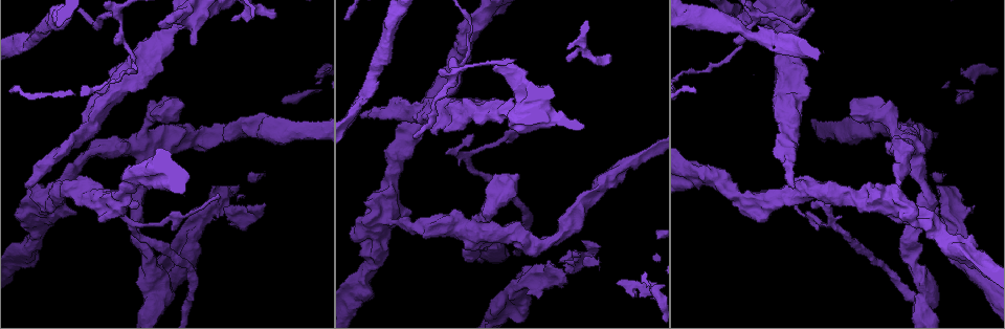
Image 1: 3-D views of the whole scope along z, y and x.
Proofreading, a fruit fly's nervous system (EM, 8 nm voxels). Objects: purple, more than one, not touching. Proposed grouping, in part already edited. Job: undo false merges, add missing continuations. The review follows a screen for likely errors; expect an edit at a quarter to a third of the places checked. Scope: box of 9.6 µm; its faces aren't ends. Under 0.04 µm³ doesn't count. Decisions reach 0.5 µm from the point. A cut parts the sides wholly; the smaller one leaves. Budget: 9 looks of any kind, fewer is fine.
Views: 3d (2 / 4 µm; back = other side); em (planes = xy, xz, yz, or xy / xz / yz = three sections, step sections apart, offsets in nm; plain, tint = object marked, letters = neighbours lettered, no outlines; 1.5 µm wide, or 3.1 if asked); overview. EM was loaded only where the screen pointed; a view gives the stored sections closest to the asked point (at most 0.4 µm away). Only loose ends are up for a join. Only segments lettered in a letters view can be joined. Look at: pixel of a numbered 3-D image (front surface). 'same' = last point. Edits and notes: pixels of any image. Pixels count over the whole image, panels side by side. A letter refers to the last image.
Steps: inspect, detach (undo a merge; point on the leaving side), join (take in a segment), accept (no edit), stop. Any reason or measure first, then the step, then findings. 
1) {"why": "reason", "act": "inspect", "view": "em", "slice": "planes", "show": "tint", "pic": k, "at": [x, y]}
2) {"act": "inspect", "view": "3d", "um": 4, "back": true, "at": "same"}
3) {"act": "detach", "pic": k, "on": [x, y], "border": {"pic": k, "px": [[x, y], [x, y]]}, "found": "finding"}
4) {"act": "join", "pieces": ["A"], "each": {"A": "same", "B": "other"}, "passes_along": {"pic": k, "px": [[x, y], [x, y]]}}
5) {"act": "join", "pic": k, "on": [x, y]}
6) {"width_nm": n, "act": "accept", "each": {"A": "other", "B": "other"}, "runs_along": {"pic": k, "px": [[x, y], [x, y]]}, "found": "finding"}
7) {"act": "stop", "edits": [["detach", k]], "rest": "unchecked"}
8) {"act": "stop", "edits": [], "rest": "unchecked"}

{"why": "abrupt turn", "act": "inspect", "view": "em", "slice": "planes", "show": "letters", "pic": 1, "at": [502, 314]}

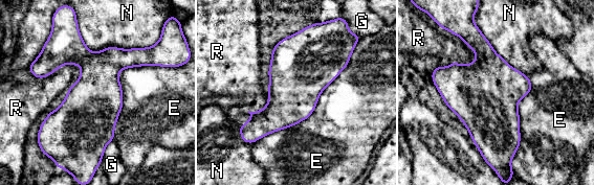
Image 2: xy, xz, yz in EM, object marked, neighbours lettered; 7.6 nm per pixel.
{"act": "accept", "each": {"E": "other", "G": "other", "N": "other", "R": "other"}, "border": {"pic": 2, "px": [[354, 47], [306, 118], [252, 142]]}, "found": "one neuron here"}

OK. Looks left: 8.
{"why": "free end", "act": "inspect", "view": "em", "slice": "planes", "show": "letters", "pic": 1, "at": [793, 187]}

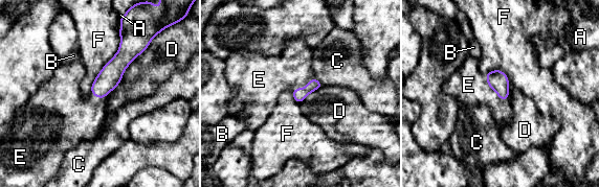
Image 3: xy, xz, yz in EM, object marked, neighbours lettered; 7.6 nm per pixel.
{"act": "join", "pieces": ["E"], "each": {"A": "other", "B": "other", "C": "other", "D": "other", "E": "same", "F": "other"}, "passes_along": {"pic": 3, "px": [[497, 80], [491, 88], [468, 85]]}, "found": "the neuron continues"}

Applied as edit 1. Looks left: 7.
{"why": "an open end", "act": "inspect", "view": "em", "slice": "xy", "step": 4, "show": "letters", "pic": 1, "at": [207, 17]}

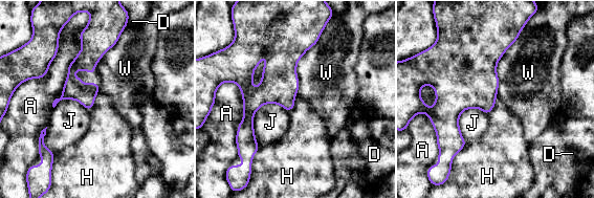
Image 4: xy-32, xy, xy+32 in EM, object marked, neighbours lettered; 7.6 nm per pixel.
{"act": "accept", "each": {"A": "other", "D": "other", "H": "other", "J": "other", "W": "other"}, "border": {"pic": 4, "px": [[466, 142], [452, 159]]}, "found": "no lettered segment goes on from it"}

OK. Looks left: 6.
{"why": "narrows sharply", "act": "inspect", "view": "em", "slice": "planes", "show": "letters", "pic": 1, "at": [751, 25]}

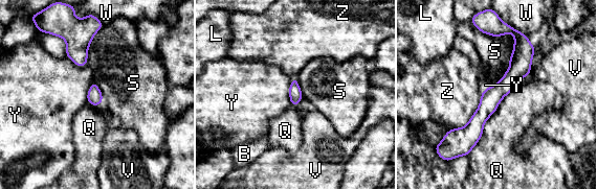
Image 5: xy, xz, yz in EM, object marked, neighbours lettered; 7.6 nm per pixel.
{"width_nm": 100, "act": "accept", "each": {"B": "other", "L": "other", "Q": "other", "S": "other", "V": "other", "W": "other", "Y": "other", "Z": "other"}, "runs_along": {"pic": 5, "px": [[491, 29], [520, 39], [520, 68], [468, 147]]}, "found": "continuous, no second neuron"}

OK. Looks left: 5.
{"act": "stop", "edits": [["join", 3]], "rest": "unchecked"}

